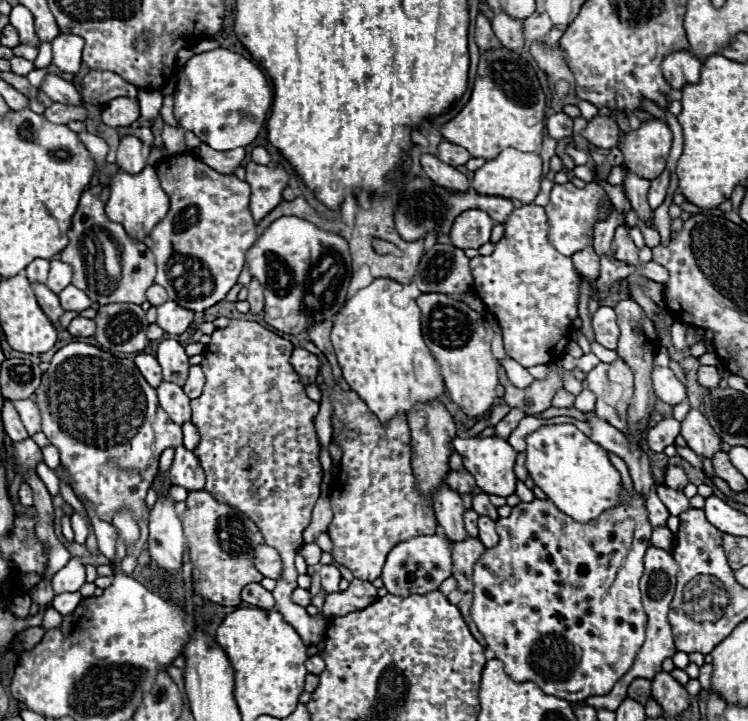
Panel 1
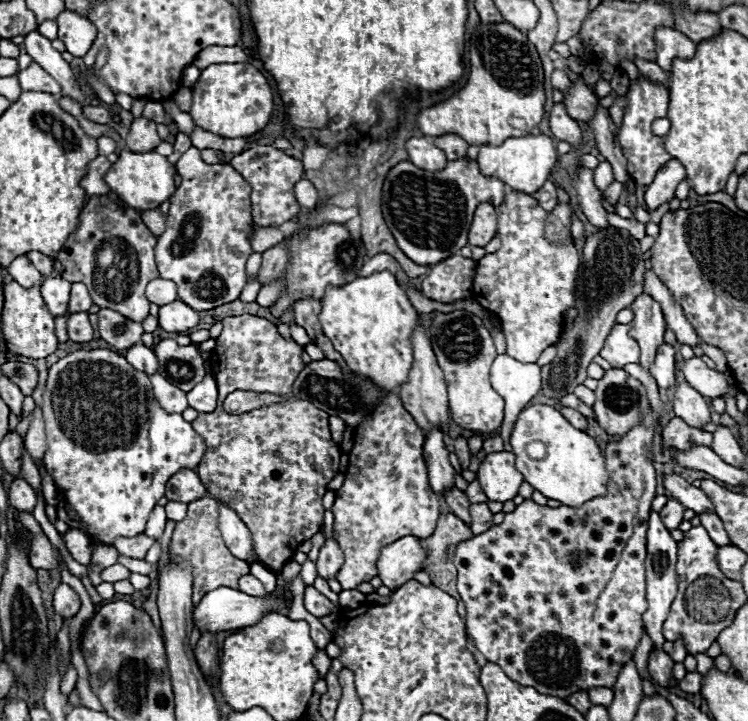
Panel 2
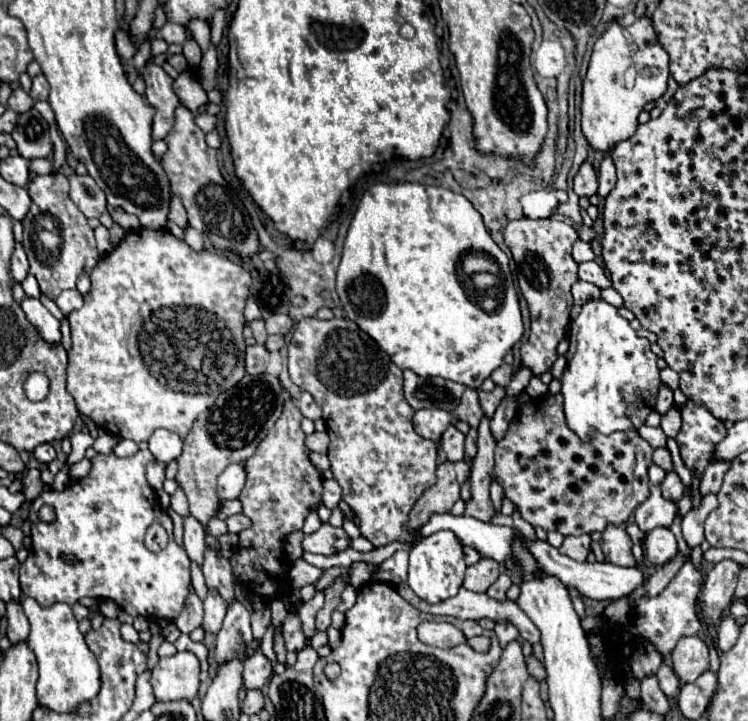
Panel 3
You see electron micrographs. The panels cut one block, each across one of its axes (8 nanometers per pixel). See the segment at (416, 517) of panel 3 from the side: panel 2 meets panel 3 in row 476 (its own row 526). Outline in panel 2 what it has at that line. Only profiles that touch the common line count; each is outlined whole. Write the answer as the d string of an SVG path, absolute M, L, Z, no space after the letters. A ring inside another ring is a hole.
M448 512L448 514L440 514L434 534L420 540L428 552L422 570L426 570L434 586L438 586L440 590L448 592L458 600L458 608L462 616L466 614L466 610L464 604L460 604L460 596L456 592L456 568L452 564L452 556L456 546L468 538L472 538L470 528Z

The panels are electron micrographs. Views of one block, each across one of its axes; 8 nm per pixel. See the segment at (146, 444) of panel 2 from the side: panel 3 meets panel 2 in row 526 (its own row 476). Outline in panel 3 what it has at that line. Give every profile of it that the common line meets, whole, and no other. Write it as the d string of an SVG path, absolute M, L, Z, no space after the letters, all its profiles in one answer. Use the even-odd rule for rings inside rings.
M140 450L130 458L118 458L114 454L110 456L98 454L96 458L92 458L92 470L86 478L68 484L62 492L56 490L42 492L30 504L28 518L32 524L34 554L30 554L28 560L20 566L20 586L24 596L32 596L40 606L52 606L56 602L64 602L72 606L84 596L114 600L128 614L144 616L148 620L154 618L154 610L156 610L156 618L168 612L172 614L174 620L180 614L190 586L190 560L184 548L174 542L172 520L168 514L162 512L156 492L146 482L146 464L152 460L154 456L148 450ZM44 504L52 504L56 508L56 522L46 524L38 520L38 510ZM154 522L160 522L170 534L168 546L160 552L150 552L144 546L144 534L148 526L152 526ZM62 554L74 554L78 562L74 566L68 566L66 562L62 562L60 558Z

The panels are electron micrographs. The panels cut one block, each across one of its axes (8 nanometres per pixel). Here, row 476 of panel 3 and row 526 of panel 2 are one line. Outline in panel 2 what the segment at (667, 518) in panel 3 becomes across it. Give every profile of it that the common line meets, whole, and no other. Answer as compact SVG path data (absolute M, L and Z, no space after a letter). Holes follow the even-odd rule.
M650 512L650 526L648 526L648 556L646 556L646 602L648 610L642 614L644 626L654 642L654 648L662 648L664 636L662 636L662 624L666 620L666 612L670 610L670 604L676 596L676 542L672 540L670 532L664 528L660 514Z

